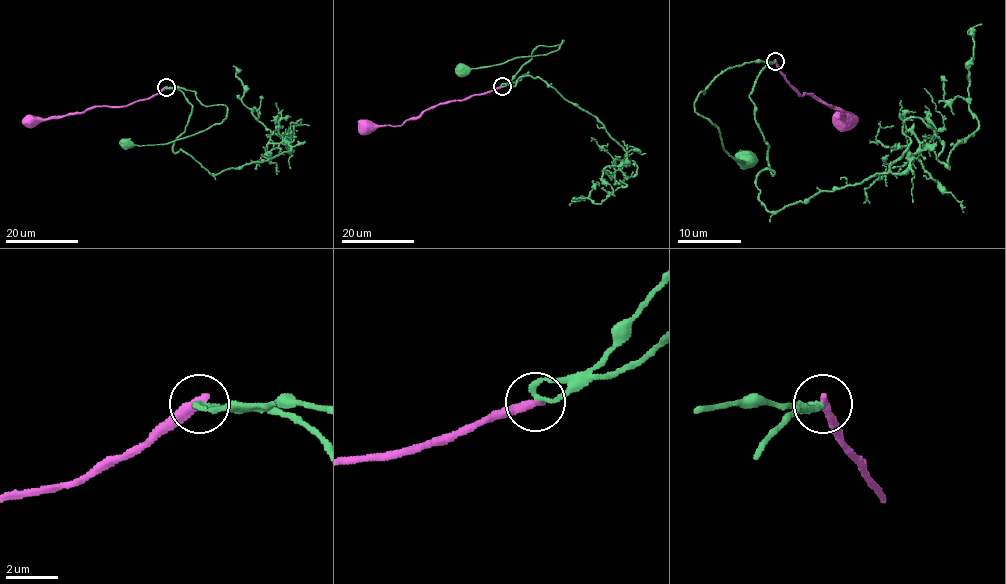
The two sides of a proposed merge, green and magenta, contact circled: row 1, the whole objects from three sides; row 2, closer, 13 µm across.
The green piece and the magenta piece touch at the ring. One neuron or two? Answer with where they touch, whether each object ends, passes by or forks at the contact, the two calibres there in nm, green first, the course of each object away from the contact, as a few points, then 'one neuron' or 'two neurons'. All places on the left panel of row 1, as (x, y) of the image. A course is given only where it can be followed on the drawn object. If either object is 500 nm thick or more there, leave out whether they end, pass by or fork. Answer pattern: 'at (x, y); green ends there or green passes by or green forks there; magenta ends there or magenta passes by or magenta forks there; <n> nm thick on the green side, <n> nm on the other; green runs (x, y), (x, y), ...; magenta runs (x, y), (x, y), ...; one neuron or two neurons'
at (166, 87); green ends there; magenta ends there; 240 nm thick on the green side, 400 nm on the other; green runs (165, 87), (192, 106), (173, 152), (211, 173), (290, 152), (288, 131), (289, 148), (242, 103), (233, 65); magenta runs (165, 87), (150, 97), (123, 106), (94, 106), (65, 116), (28, 120); two neurons

